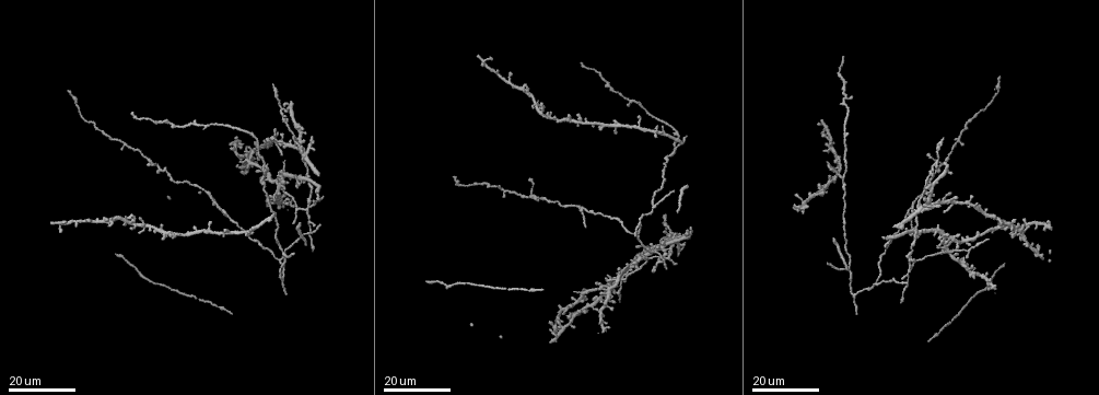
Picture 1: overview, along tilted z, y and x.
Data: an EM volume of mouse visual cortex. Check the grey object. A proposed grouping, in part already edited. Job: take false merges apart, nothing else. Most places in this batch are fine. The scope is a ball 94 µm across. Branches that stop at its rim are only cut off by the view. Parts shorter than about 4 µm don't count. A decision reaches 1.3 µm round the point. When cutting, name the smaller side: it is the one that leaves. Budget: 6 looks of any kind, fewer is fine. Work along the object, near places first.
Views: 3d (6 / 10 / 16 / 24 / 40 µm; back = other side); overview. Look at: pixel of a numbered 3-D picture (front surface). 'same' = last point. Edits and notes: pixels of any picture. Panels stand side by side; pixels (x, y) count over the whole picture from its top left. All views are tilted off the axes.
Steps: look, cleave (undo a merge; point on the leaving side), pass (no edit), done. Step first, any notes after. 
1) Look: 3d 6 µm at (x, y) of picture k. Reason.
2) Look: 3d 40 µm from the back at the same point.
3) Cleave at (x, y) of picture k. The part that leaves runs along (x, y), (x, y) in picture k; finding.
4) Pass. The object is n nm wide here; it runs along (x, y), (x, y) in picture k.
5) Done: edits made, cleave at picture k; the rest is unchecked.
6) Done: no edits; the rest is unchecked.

Look: 3d 24 µm at (309, 207) of picture 1. Two arms in line, one across.

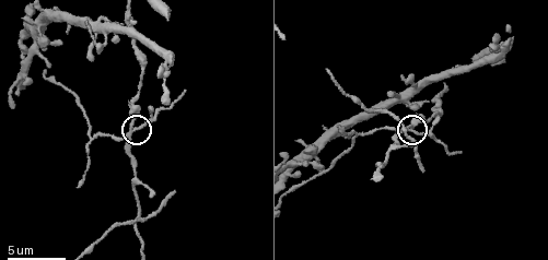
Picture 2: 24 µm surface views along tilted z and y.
Look: 3d 6 µm at (134, 131) of picture 2.

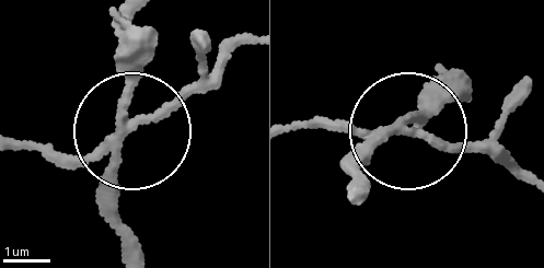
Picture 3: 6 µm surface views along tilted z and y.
Cleave at (54, 152) of picture 3. The object is 180 nm wide here; a second cell is stuck on.

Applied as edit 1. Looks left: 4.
Look: 3d 24 µm at (942, 165) of picture 1. Side arm on a straight run.

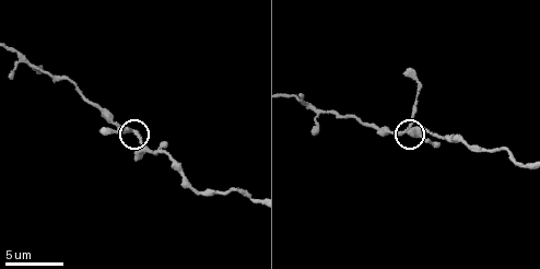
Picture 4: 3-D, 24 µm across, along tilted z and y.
Look: 3d 6 µm at the same point.

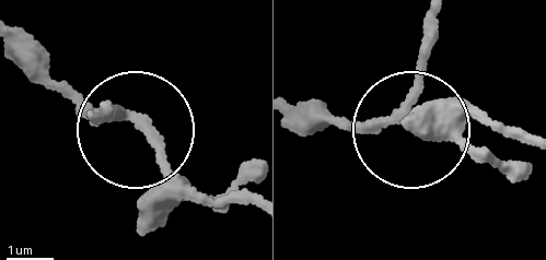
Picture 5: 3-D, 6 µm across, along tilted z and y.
Pass. The side arm is 6 µm long; 3 arms meet here; all the same cell.

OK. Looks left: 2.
Look: 3d 24 µm at (910, 207) of picture 1. Arms part here.

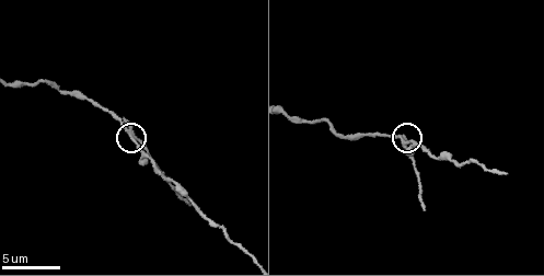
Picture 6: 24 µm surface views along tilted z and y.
Look: 3d 10 µm at (404, 147) of picture 6. Zoom in.

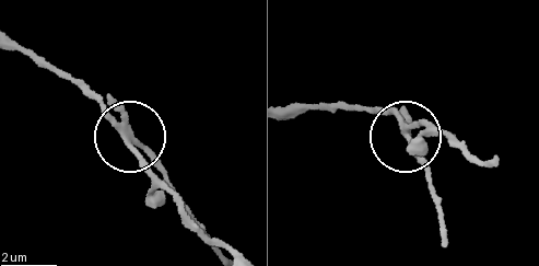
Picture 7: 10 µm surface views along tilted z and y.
Cleave at (154, 160) of picture 7. 3 arms meet here; the part that leaves runs along (124, 127), (215, 255) in picture 7; a second cell is stuck on.

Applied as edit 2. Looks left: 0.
Done: edits made, cleave at picture 3, cleave at picture 7; the rest is unchecked.

